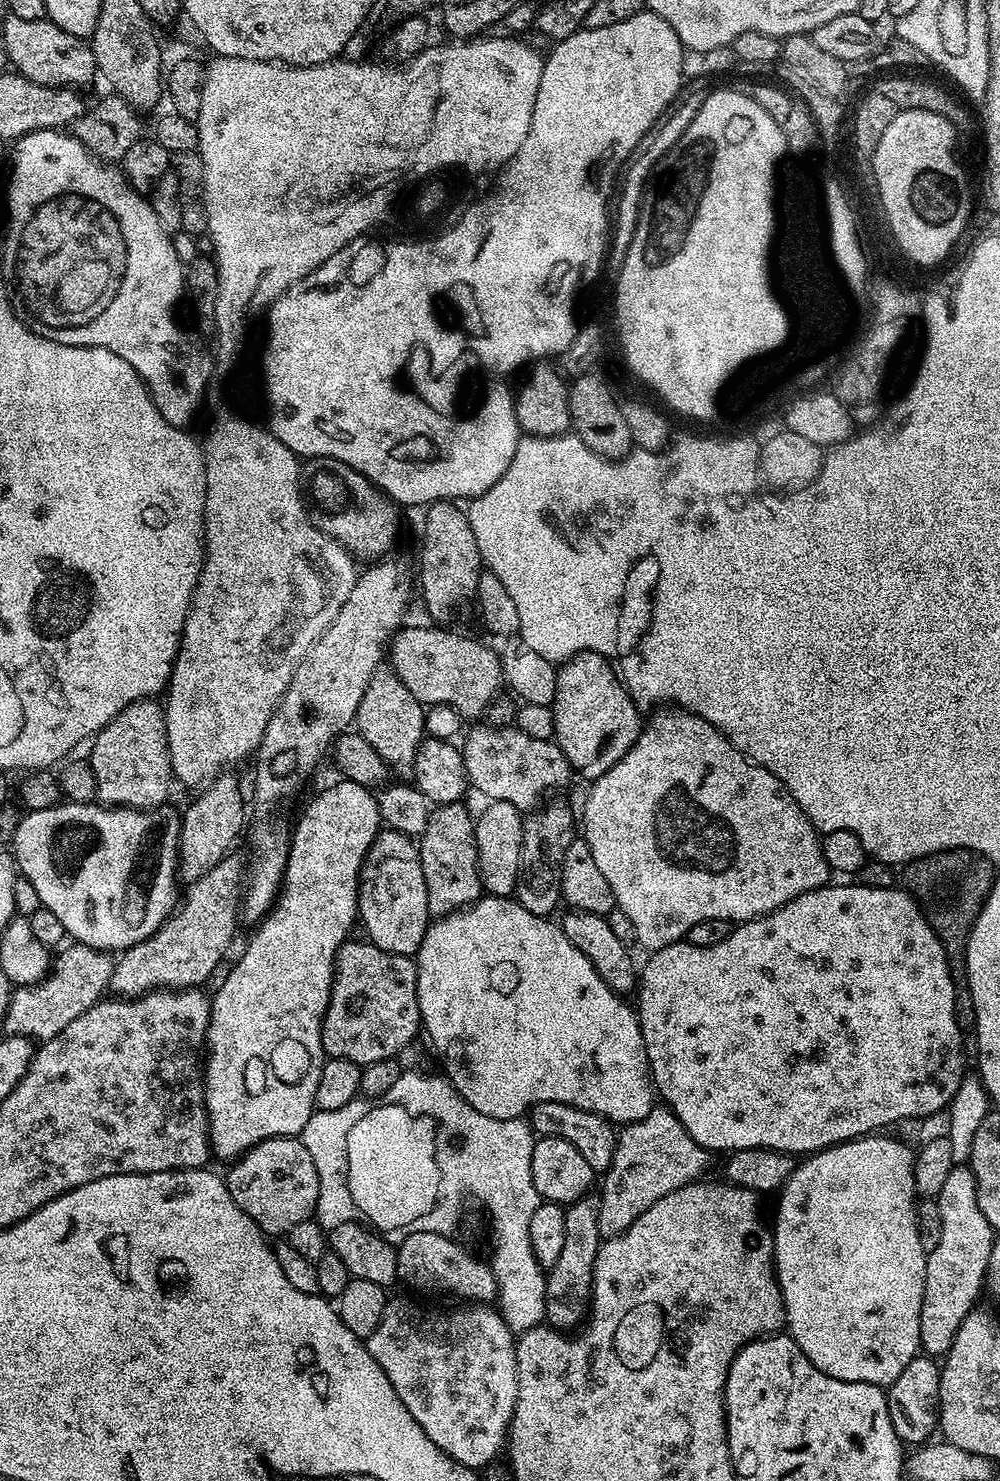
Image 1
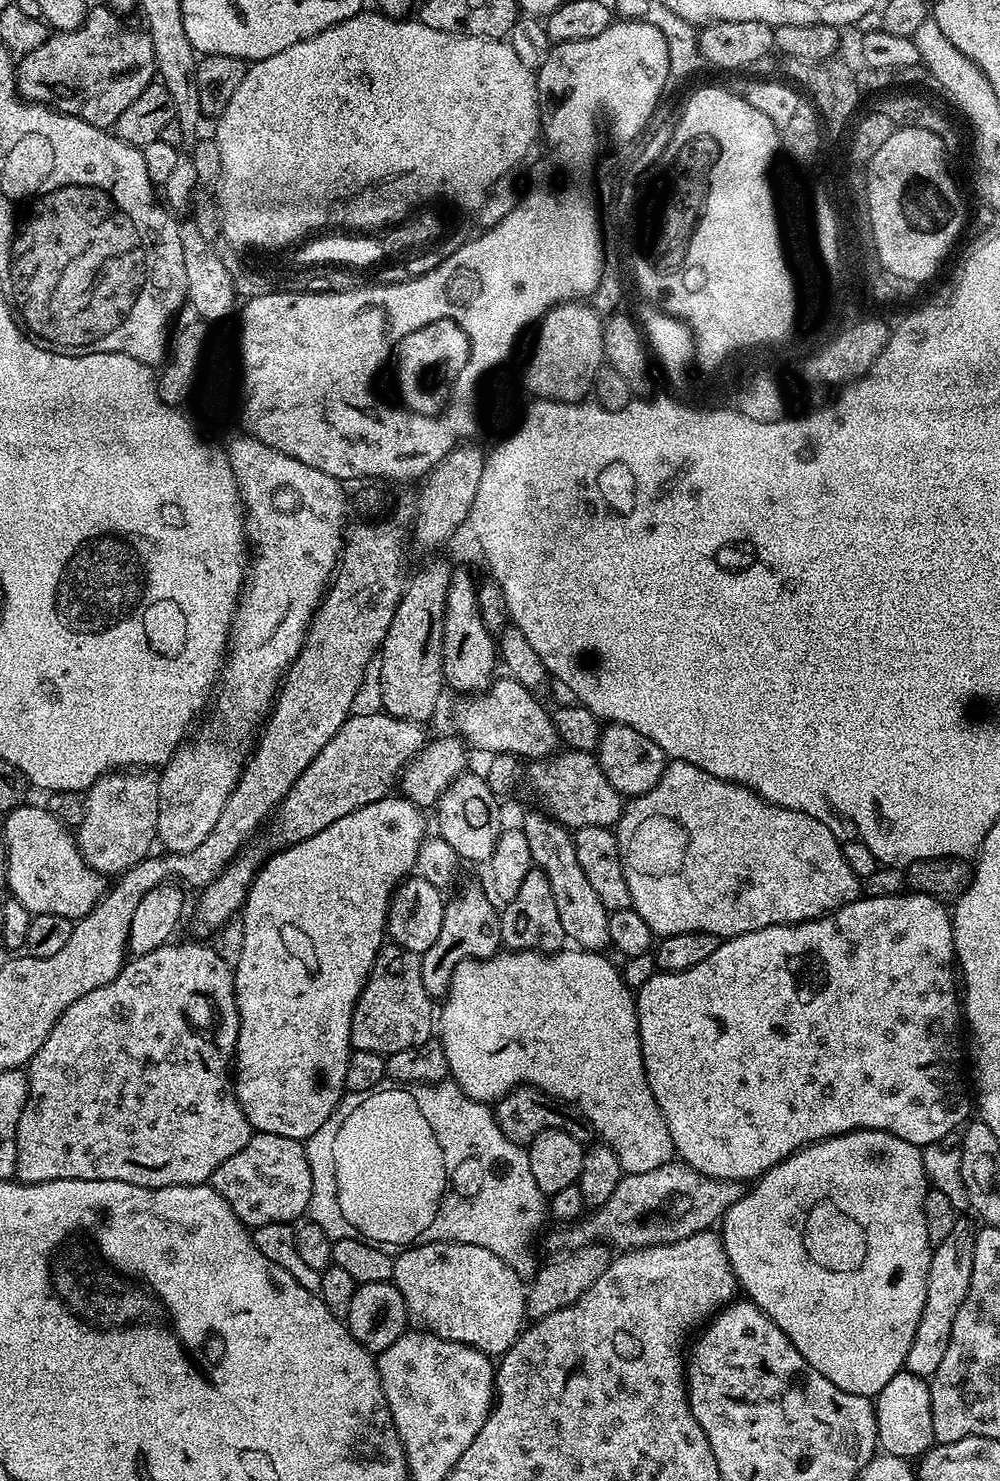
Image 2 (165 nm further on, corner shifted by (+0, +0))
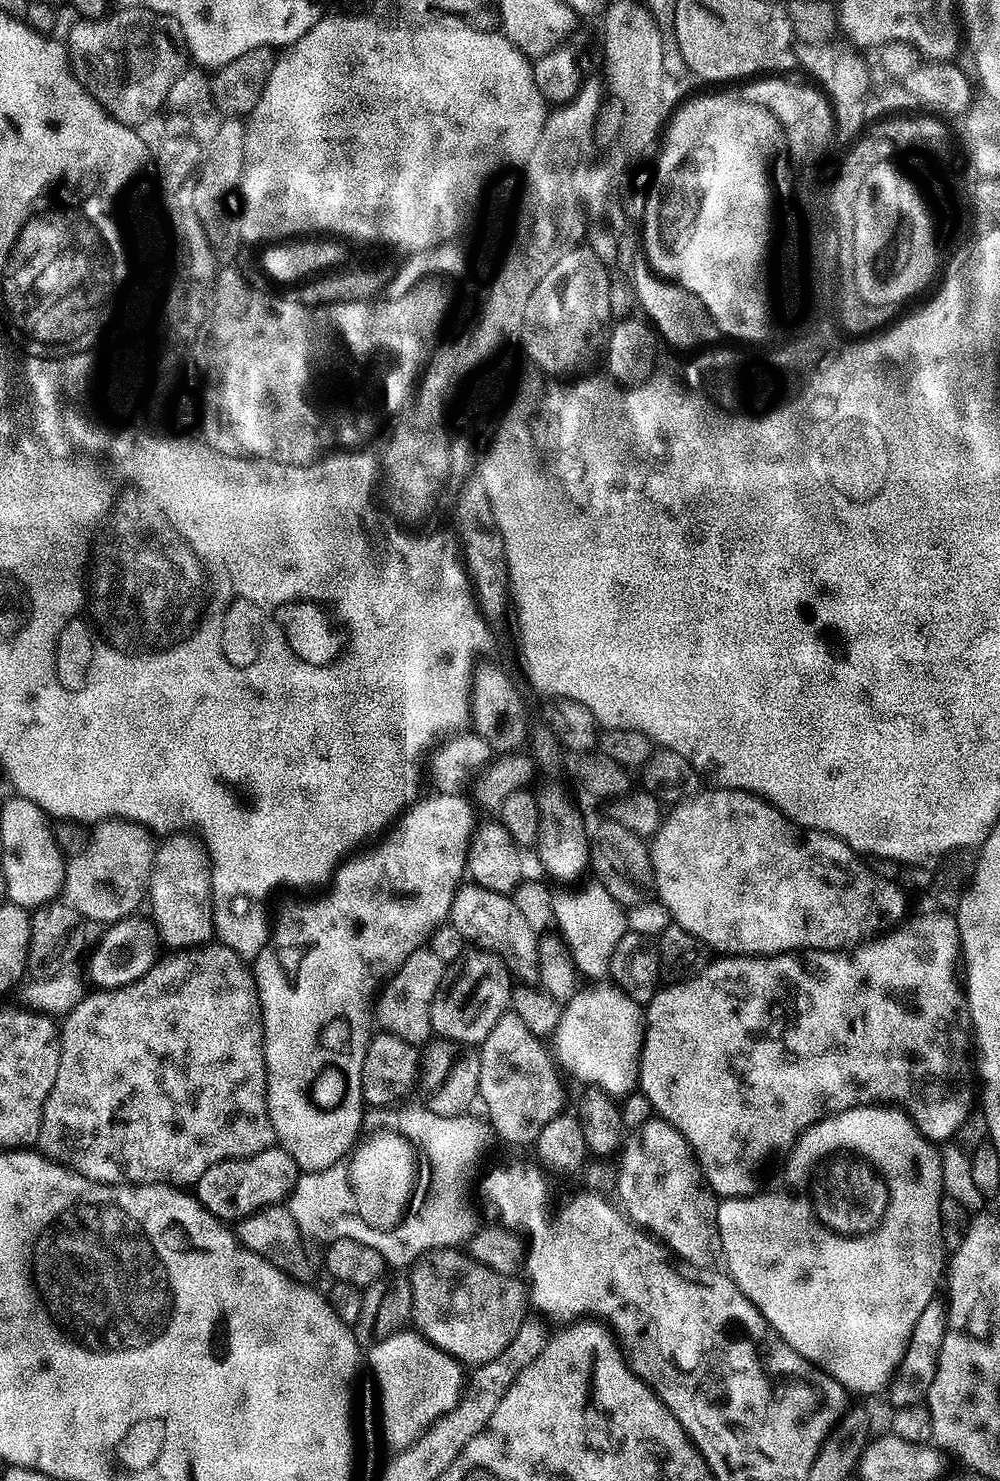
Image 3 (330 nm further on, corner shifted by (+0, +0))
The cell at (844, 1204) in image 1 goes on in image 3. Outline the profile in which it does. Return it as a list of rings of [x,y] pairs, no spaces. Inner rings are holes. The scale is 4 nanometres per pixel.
[[[865,1106],[851,1108],[845,1112],[836,1112],[826,1116],[805,1128],[800,1139],[787,1153],[784,1164],[784,1177],[773,1192],[757,1191],[751,1196],[724,1198],[716,1205],[716,1221],[720,1231],[720,1250],[725,1260],[726,1271],[733,1282],[754,1302],[754,1306],[766,1318],[766,1322],[783,1340],[802,1358],[821,1368],[827,1376],[832,1376],[849,1393],[861,1392],[868,1396],[871,1392],[883,1393],[887,1389],[896,1367],[906,1354],[906,1346],[914,1334],[914,1325],[918,1322],[922,1310],[926,1310],[930,1301],[937,1299],[936,1287],[941,1287],[946,1272],[946,1249],[940,1225],[940,1200],[944,1197],[942,1186],[942,1162],[940,1148],[927,1140],[916,1129],[916,1123],[908,1113],[896,1106]]]

